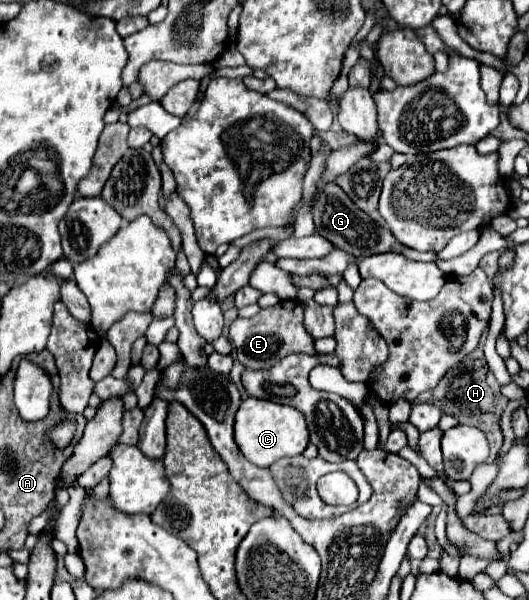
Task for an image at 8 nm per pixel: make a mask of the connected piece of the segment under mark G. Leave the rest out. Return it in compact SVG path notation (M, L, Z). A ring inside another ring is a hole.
M334 183L326 187L326 193L322 193L322 197L318 197L316 205L314 205L314 225L316 225L316 233L326 237L330 243L334 243L334 247L344 249L346 253L354 255L354 257L366 257L366 255L378 255L378 253L402 253L408 259L414 261L436 261L436 253L420 253L414 249L406 249L400 241L394 239L394 235L386 229L380 227L376 221L372 221L364 211L360 211L352 199Z

